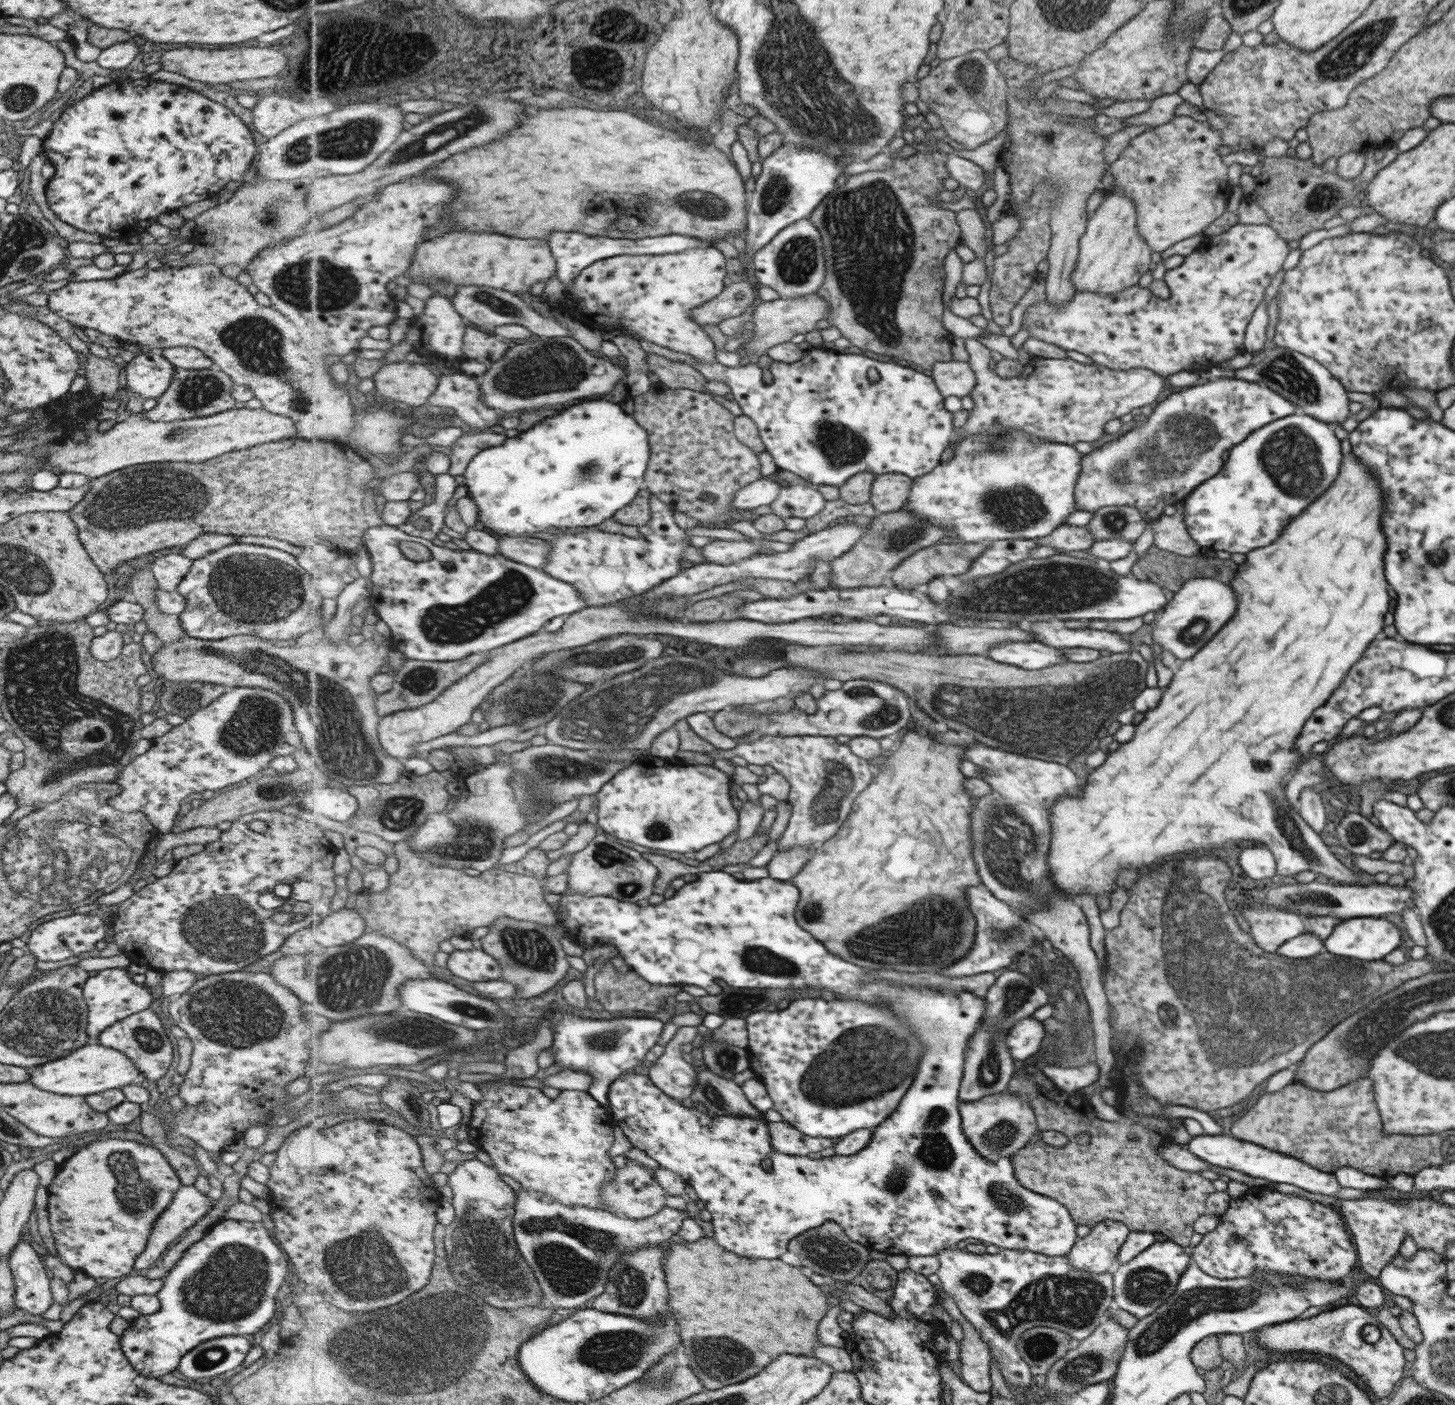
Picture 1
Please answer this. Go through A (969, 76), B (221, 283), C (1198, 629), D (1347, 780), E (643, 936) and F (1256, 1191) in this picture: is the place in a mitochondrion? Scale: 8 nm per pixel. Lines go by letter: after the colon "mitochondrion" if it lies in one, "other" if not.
A: mitochondrion
B: other
C: mitochondrion
D: other
E: other
F: other

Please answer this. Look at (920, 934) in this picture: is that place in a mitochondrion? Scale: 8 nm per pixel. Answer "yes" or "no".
yes

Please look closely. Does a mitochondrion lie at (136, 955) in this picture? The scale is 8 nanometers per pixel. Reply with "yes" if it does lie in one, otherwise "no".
no

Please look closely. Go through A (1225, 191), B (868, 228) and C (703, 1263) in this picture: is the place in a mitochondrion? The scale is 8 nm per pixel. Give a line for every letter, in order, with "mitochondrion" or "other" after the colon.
A: other
B: mitochondrion
C: other

